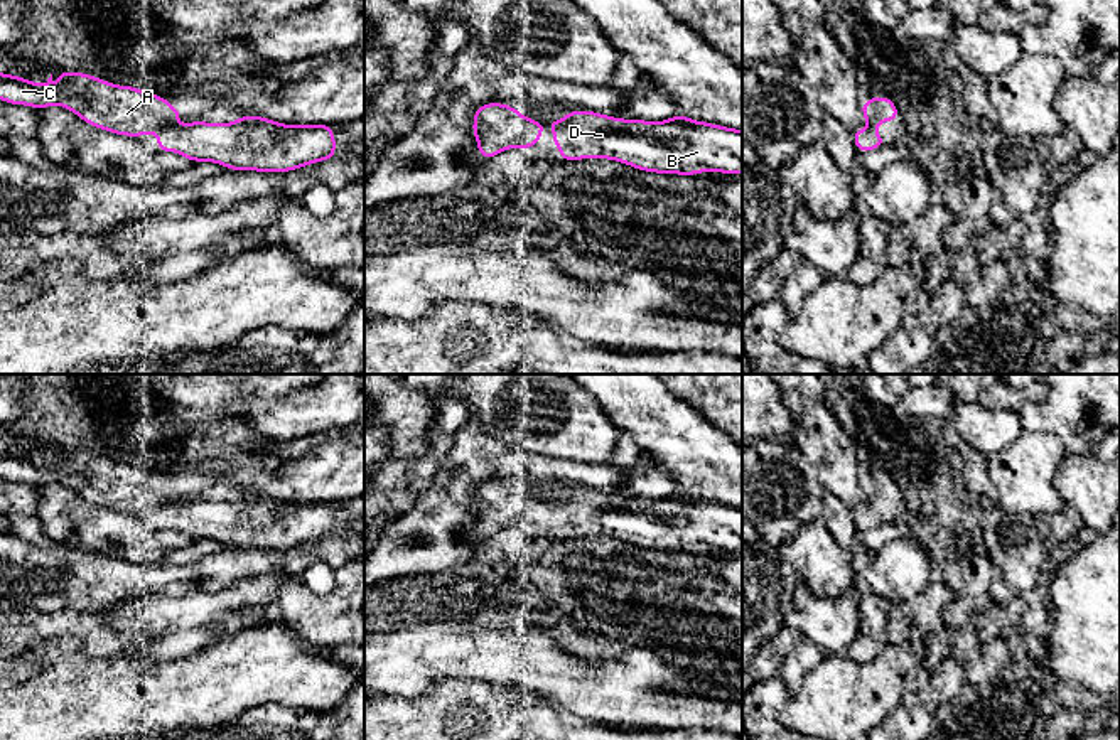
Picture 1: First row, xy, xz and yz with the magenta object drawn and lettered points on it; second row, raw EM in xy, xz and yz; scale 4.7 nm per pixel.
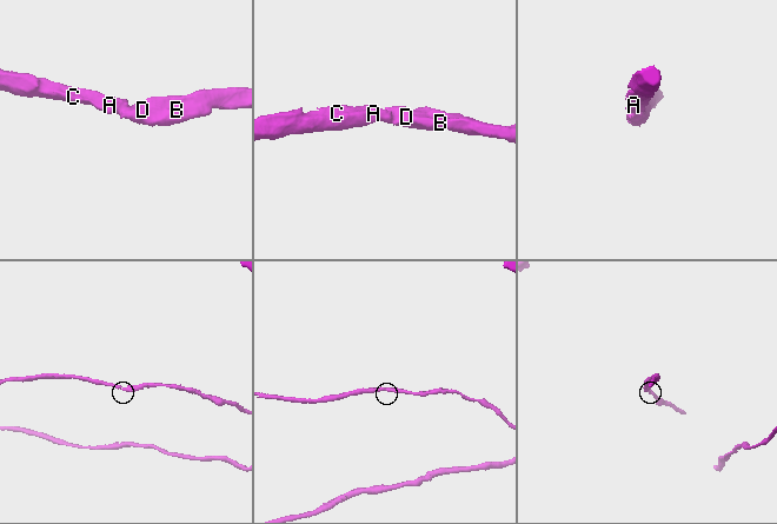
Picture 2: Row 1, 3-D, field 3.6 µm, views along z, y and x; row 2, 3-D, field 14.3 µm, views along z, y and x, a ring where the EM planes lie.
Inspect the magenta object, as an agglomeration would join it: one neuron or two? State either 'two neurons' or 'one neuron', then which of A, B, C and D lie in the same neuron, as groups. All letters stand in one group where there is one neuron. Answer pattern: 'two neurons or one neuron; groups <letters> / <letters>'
one neuron; groups A B C D

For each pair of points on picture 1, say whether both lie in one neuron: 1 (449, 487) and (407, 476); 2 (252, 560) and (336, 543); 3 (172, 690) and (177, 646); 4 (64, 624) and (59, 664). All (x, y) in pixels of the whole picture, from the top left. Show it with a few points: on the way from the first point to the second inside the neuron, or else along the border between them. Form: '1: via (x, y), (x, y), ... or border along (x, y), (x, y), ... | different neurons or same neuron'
1: border along (449, 447), (430, 486), (405, 513) | different neurons
2: via (272, 560), (294, 560), (316, 550) | same neuron
3: border along (188, 653), (166, 661), (137, 656) | different neurons
4: border along (22, 654), (44, 643), (58, 641), (98, 658) | different neurons

